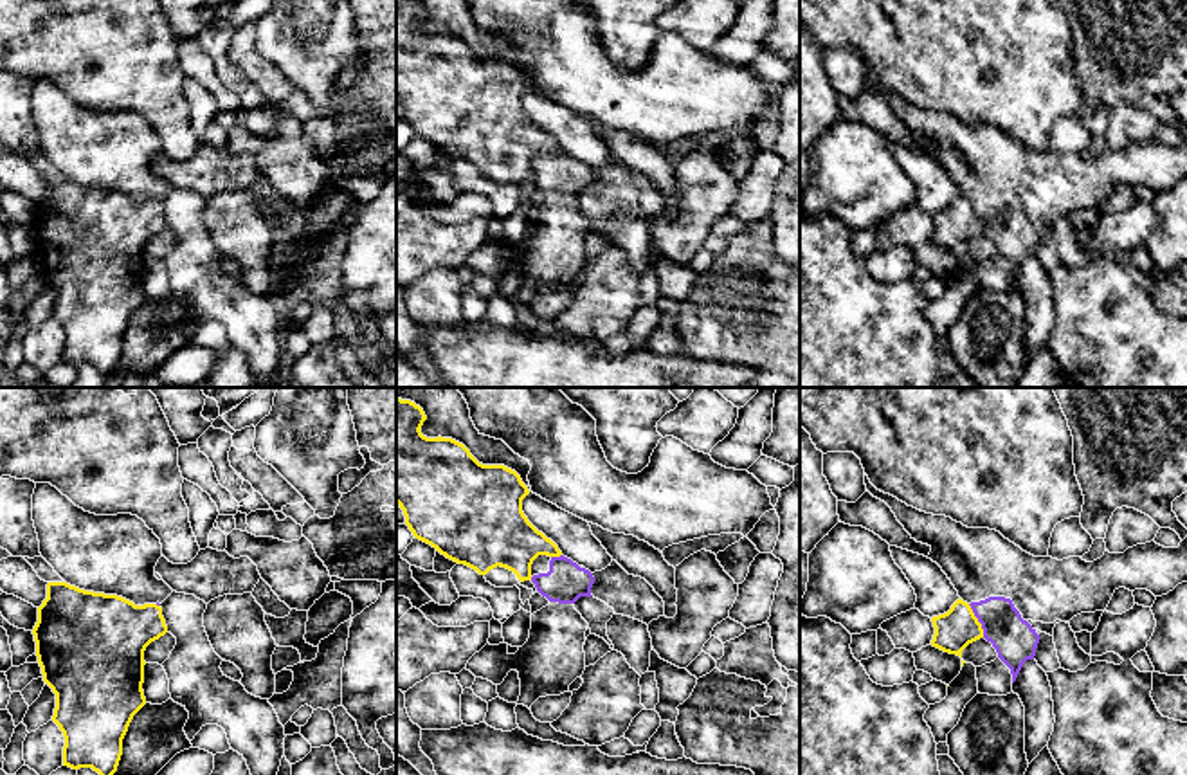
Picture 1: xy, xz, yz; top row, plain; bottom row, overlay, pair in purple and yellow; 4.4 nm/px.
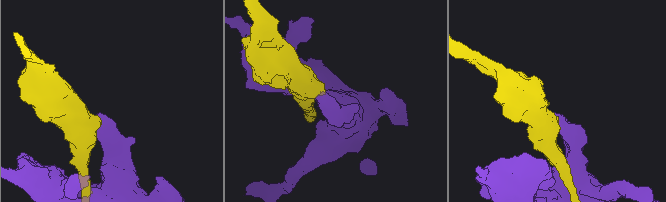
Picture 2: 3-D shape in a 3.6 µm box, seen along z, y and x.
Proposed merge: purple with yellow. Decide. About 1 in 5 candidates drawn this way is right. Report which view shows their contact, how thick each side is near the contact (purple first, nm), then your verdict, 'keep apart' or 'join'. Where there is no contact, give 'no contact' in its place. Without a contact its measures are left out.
meets purple in yz; 190 nm thick on the purple side, 180 nm on the other; keep apart

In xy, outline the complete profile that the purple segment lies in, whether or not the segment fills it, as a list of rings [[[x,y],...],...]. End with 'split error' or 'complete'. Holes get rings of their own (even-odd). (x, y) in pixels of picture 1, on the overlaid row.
[[[36,483],[32,521],[41,557],[70,586],[85,591],[117,595],[135,606],[160,606],[173,589],[155,577],[162,555],[160,539],[131,514],[95,515],[76,506],[50,483]]] | split error

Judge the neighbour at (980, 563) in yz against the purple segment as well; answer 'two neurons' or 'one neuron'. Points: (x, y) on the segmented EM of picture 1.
one neuron

